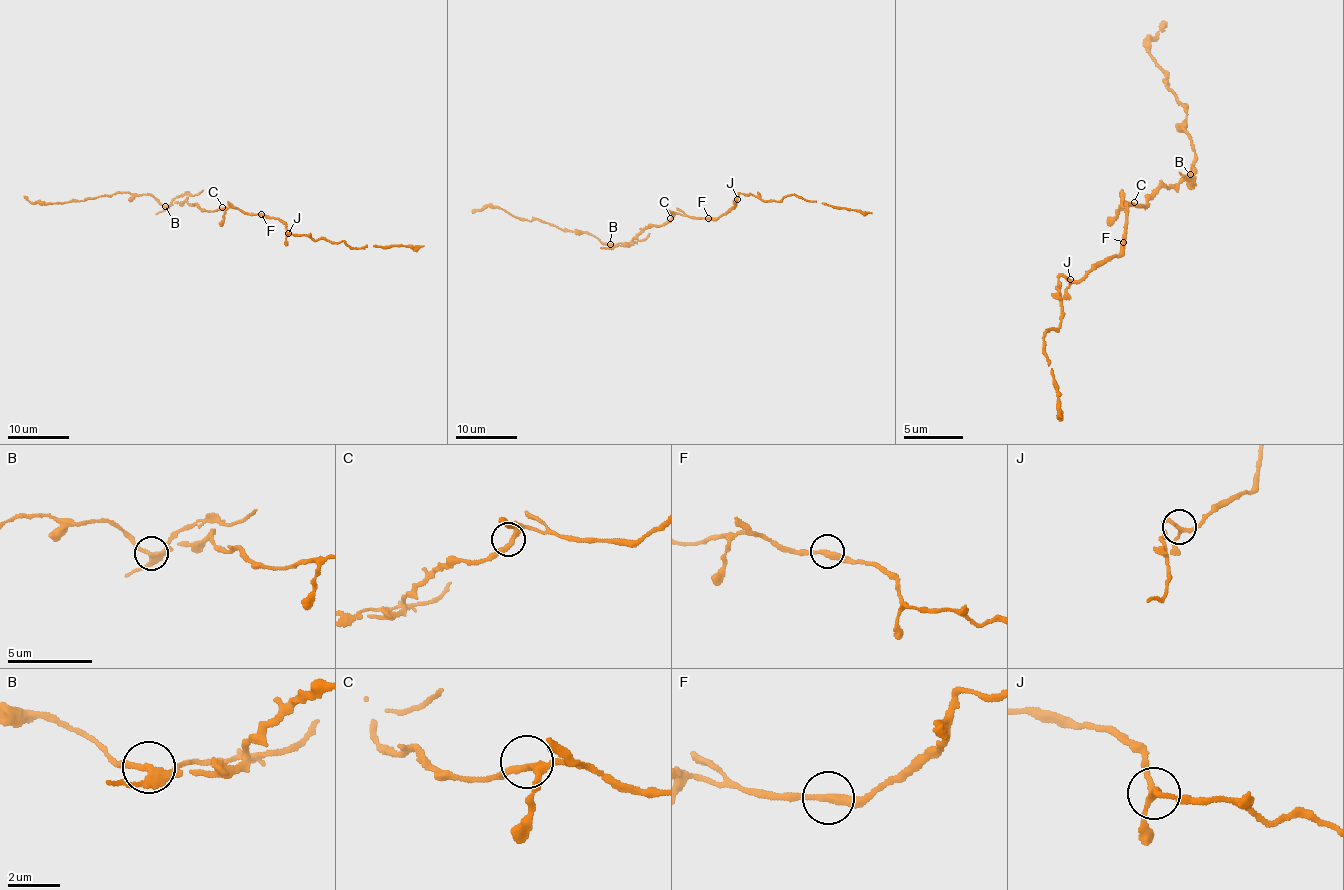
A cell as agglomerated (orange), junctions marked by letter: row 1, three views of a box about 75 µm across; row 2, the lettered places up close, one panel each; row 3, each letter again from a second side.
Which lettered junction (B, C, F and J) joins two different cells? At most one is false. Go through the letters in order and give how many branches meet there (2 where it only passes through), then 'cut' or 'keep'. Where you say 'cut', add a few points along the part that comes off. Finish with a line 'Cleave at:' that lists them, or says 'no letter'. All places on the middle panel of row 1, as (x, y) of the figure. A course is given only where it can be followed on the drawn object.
B: branches 4; cut; course (609, 244), (641, 241), (649, 233)
C: branches 3; keep
F: branches 2; keep
J: branches 3; keep
Cleave at: B

